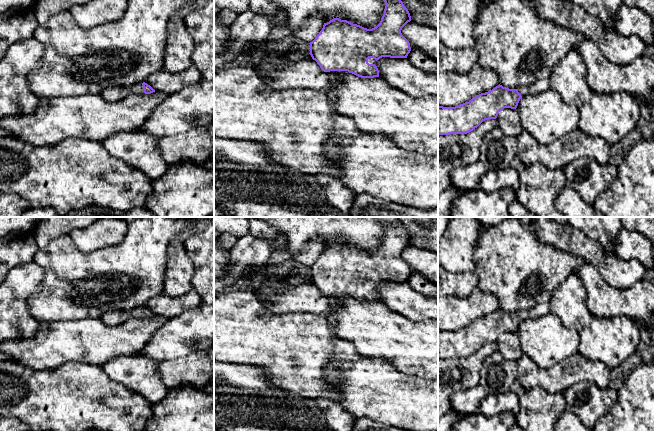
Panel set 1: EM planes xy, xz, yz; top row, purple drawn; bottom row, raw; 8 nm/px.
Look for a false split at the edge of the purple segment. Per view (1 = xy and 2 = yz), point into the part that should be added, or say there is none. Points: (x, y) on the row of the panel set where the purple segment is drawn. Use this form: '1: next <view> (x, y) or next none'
1: next xy (111, 94)
2: next yz (542, 85)

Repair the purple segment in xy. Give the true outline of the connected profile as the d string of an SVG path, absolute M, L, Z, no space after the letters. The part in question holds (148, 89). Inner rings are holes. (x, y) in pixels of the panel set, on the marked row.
M139 82L131 86L112 86L104 89L100 94L108 102L118 101L131 94L151 94L155 90L147 83Z

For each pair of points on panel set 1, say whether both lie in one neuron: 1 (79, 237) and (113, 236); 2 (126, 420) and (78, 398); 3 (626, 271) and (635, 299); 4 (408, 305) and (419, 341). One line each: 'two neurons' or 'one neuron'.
1: one neuron
2: one neuron
3: two neurons
4: two neurons

